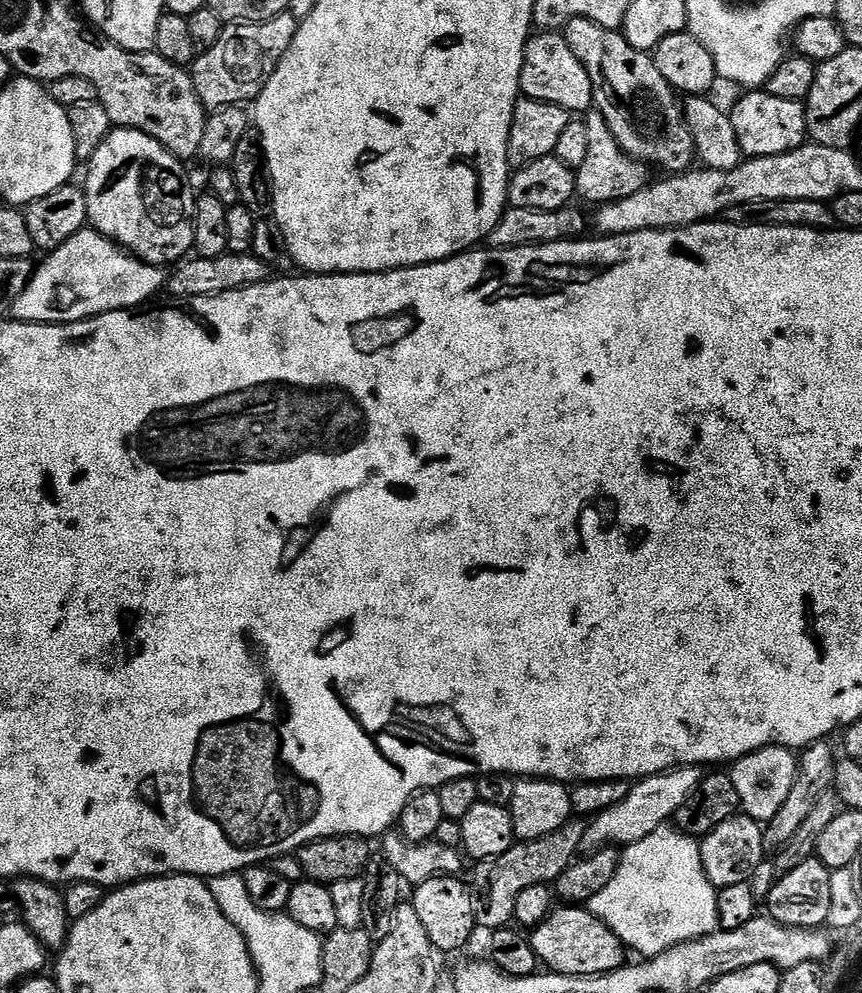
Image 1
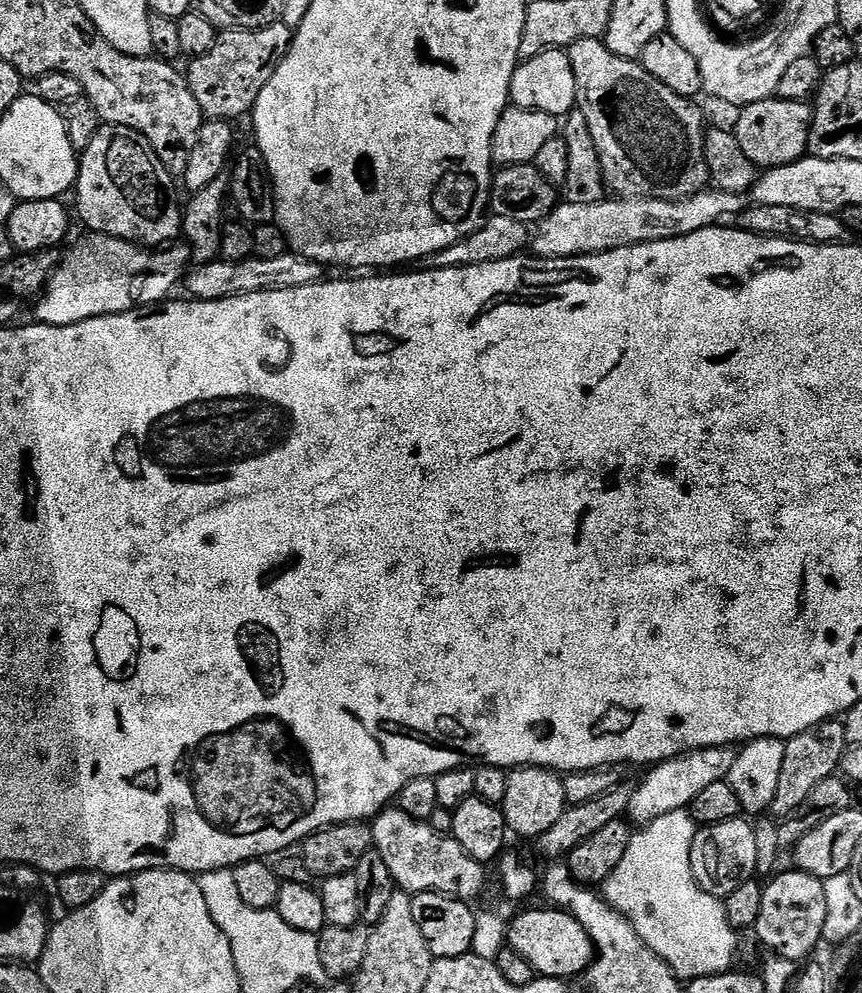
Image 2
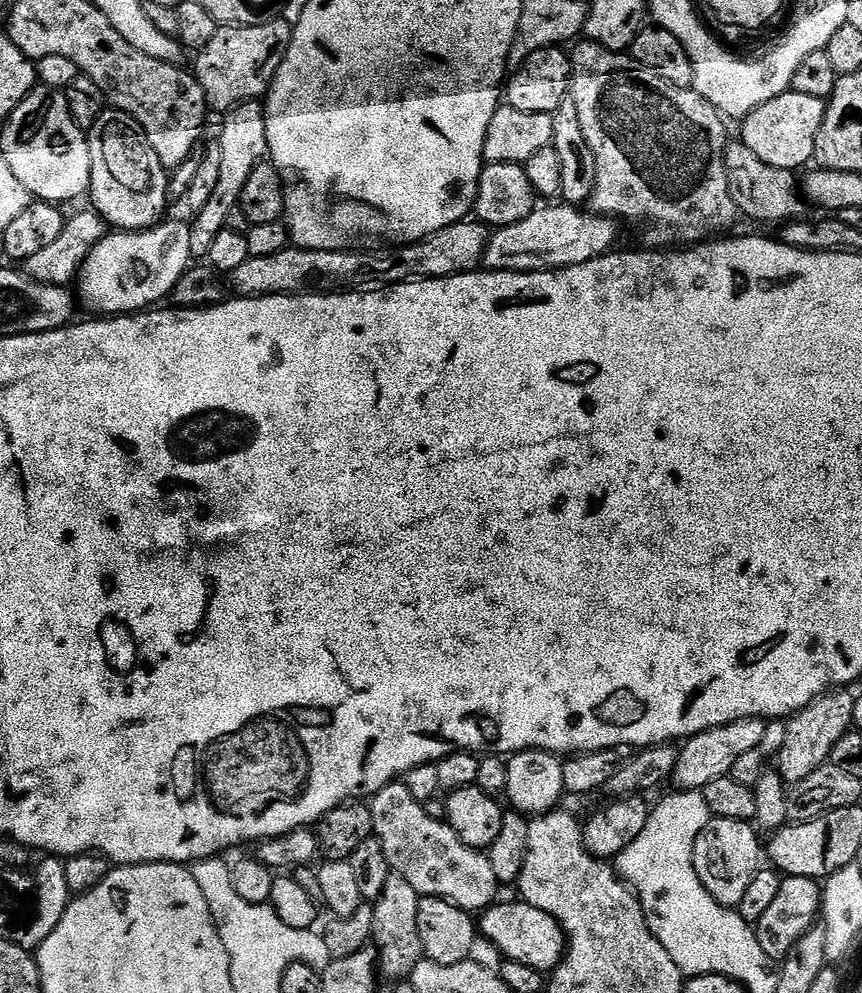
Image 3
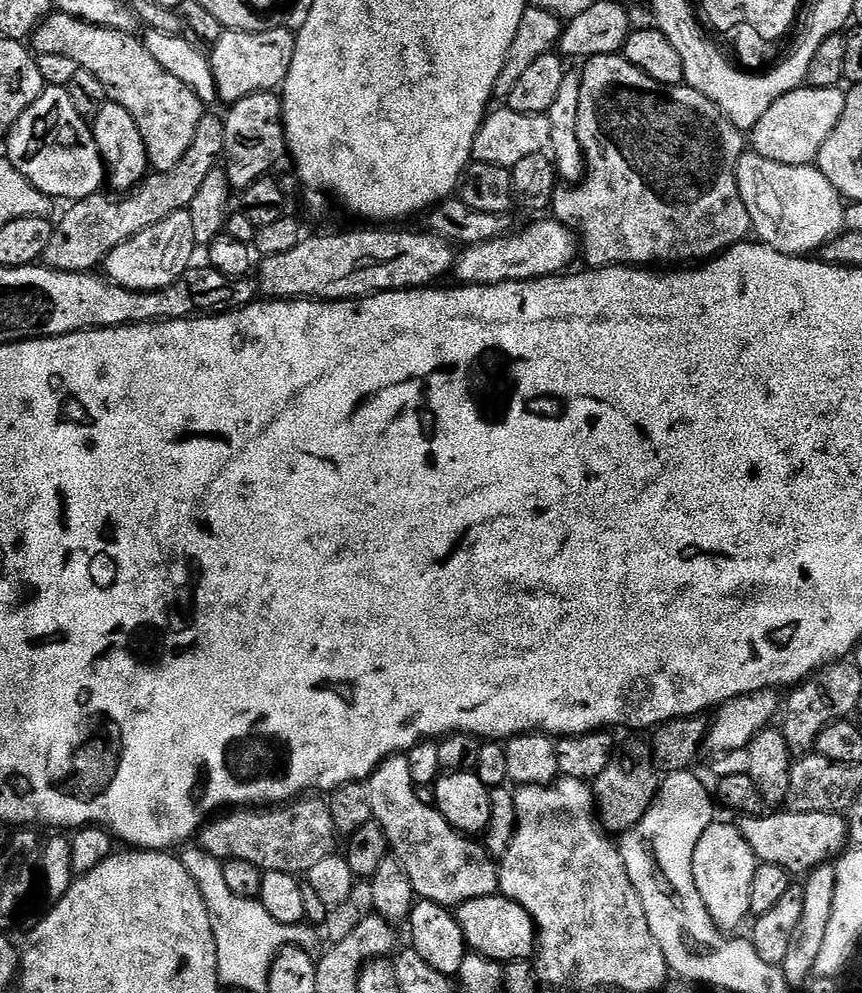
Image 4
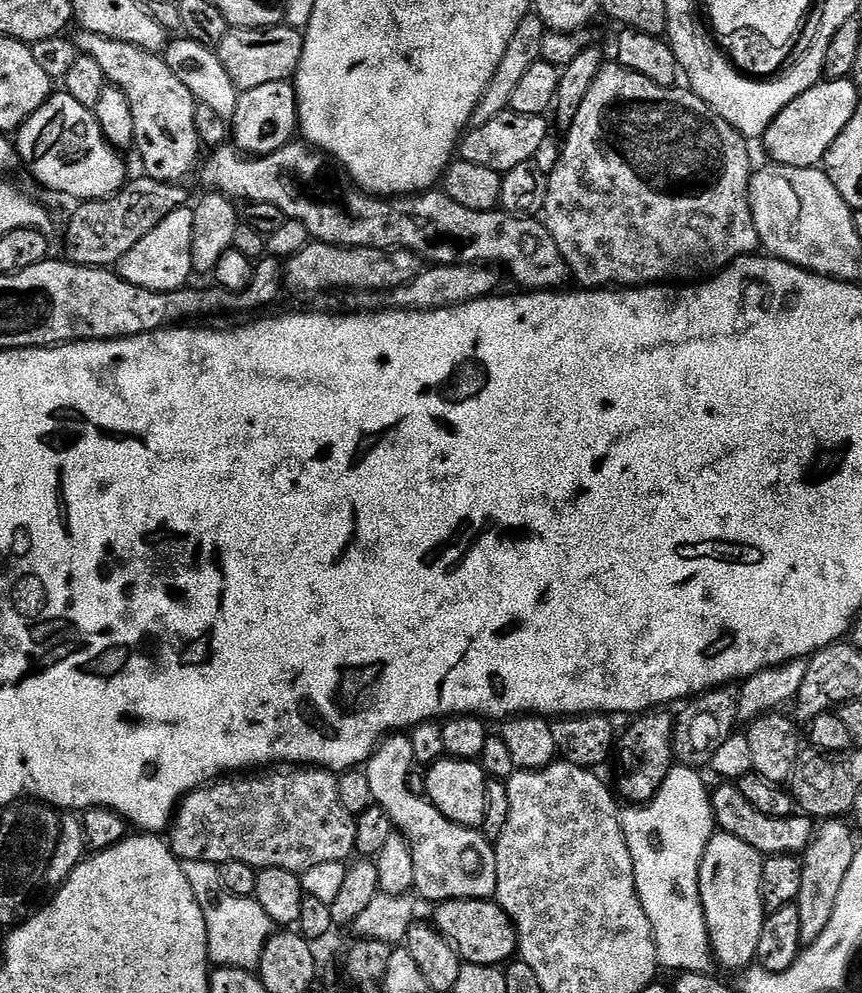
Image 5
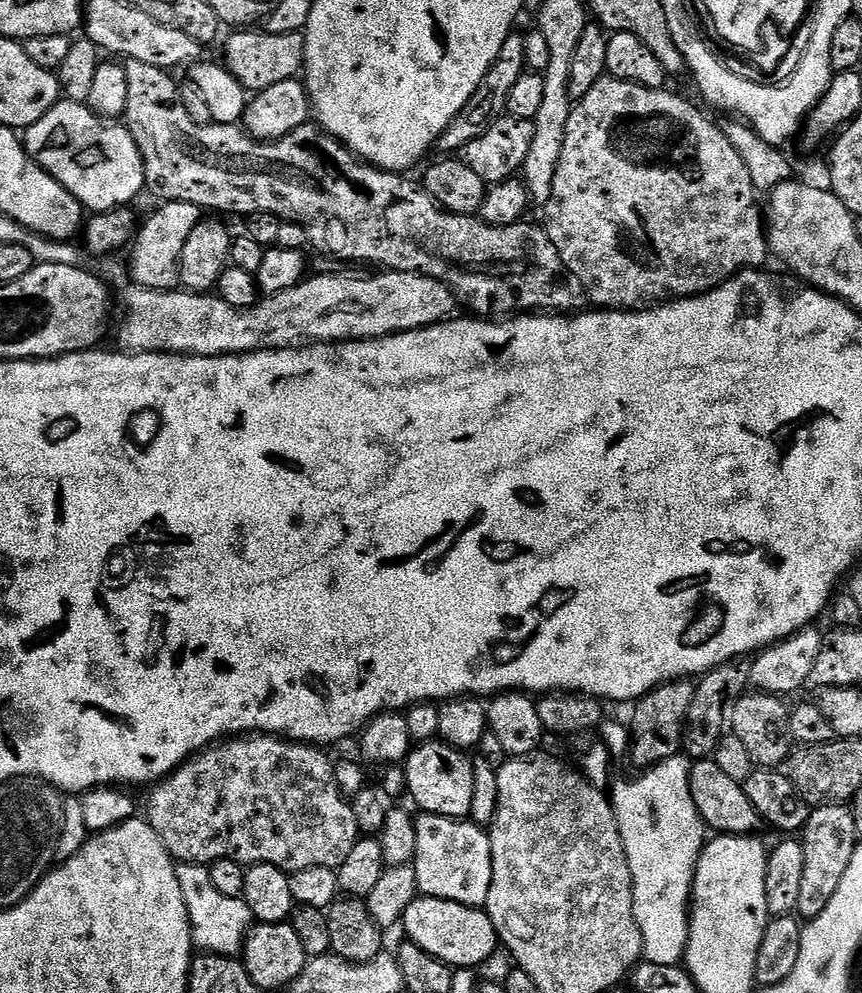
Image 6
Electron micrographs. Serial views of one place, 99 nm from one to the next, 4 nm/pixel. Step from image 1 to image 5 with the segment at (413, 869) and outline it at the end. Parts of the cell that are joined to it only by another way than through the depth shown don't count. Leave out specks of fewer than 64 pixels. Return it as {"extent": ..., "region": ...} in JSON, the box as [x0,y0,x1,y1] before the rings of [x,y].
{"extent":[366,721,496,902],"region":[[[428,721],[416,725],[411,734],[389,734],[380,741],[372,757],[366,762],[368,773],[368,795],[375,807],[386,810],[392,819],[392,827],[399,835],[406,838],[414,854],[414,888],[424,900],[443,902],[445,900],[490,900],[496,894],[496,849],[483,831],[467,832],[462,826],[450,822],[423,795],[414,794],[408,785],[408,775],[413,771],[415,760],[421,766],[435,763],[443,757],[443,725],[439,721]]]}

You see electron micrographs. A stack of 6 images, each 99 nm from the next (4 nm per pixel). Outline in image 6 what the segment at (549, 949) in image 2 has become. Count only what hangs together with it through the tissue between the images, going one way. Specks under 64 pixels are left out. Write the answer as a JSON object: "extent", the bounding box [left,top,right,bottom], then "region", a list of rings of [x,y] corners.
{"extent":[402,895,498,970],"region":[[[421,895],[404,911],[402,928],[408,931],[411,943],[456,970],[479,969],[479,964],[486,963],[498,949],[496,927],[484,908],[471,908],[433,896]]]}

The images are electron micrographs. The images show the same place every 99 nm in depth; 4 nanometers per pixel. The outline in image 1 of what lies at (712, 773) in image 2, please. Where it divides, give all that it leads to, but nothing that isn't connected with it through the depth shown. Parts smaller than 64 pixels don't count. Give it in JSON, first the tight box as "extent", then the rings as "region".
{"extent":[582,766,706,854],"region":[[[685,766],[683,768],[671,768],[669,772],[659,772],[653,776],[645,776],[643,780],[632,784],[630,794],[622,798],[614,806],[610,806],[605,812],[599,813],[588,824],[586,834],[582,838],[582,849],[591,854],[602,848],[613,846],[627,846],[634,842],[642,842],[642,838],[654,834],[654,830],[665,827],[675,817],[678,810],[694,790],[698,790],[700,781],[706,775],[705,769],[700,766]]]}

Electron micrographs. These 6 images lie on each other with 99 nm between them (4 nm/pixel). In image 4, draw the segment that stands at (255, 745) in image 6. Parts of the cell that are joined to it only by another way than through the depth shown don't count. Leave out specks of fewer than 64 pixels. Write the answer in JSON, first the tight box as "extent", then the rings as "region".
{"extent":[199,798,338,874],"region":[[[297,798],[279,806],[257,806],[217,815],[200,829],[199,840],[199,847],[221,862],[231,858],[250,862],[263,873],[306,874],[322,858],[337,851],[338,833],[327,799]]]}

